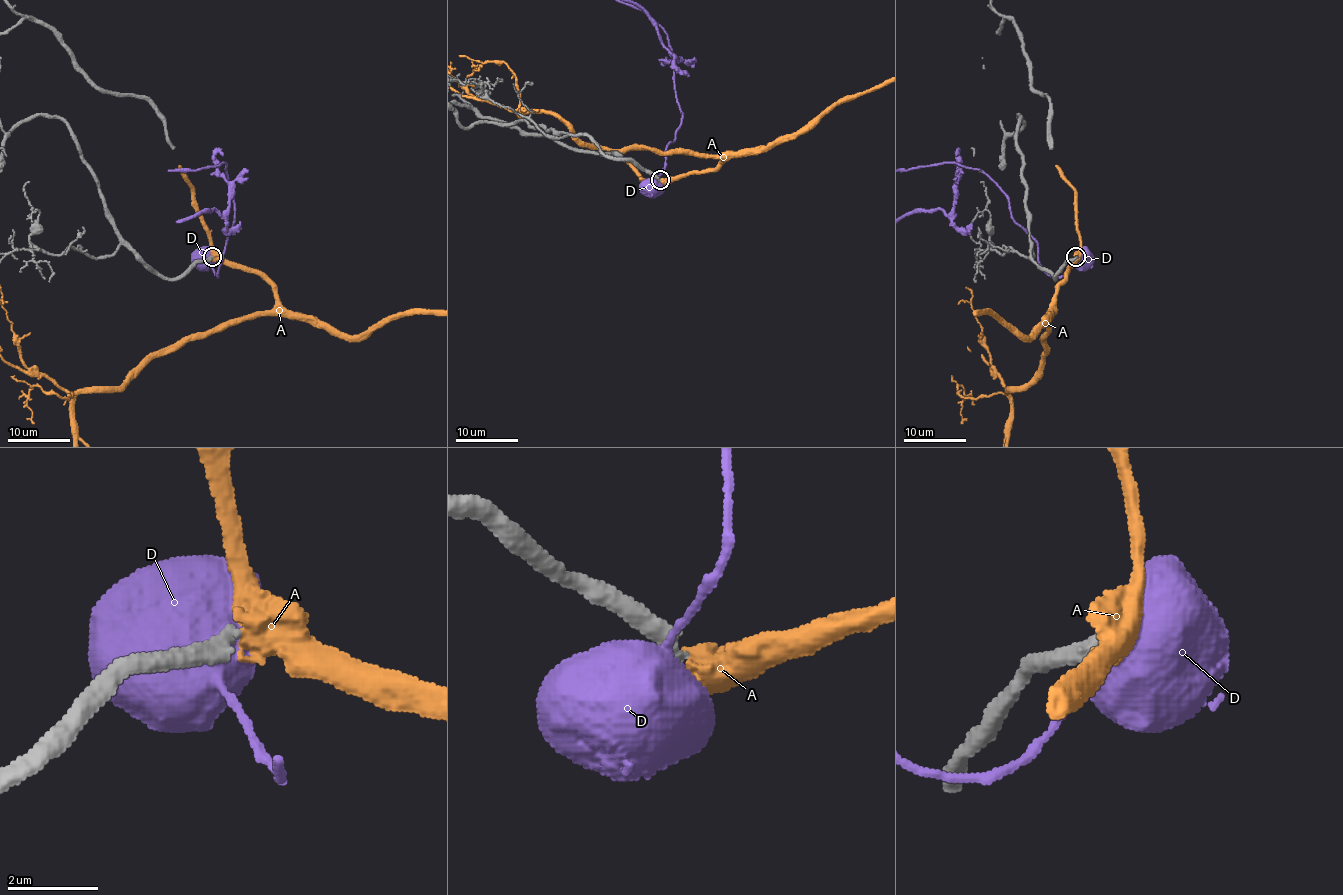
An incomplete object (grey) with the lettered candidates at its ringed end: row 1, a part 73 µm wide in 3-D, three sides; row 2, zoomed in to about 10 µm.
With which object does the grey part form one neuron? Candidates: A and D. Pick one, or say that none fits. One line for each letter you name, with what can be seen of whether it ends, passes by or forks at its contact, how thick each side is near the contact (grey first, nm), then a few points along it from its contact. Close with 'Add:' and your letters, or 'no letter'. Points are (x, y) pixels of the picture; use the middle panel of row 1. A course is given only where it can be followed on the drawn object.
A: It passes by. Thickness 320 nm (grey) against 500 nm
Add: A

